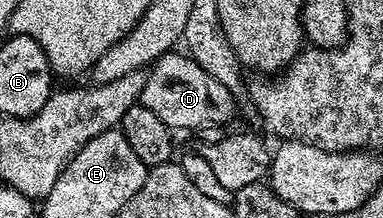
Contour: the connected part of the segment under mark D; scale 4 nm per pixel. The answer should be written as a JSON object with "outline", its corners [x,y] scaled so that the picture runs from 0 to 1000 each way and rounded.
{"outline":[[[444,234],[402,280],[386,321],[381,390],[366,436],[366,477],[381,482],[446,601],[501,592],[517,601],[535,573],[585,578],[608,537],[619,482],[614,436],[572,362],[551,362],[520,289],[473,234]]]}

